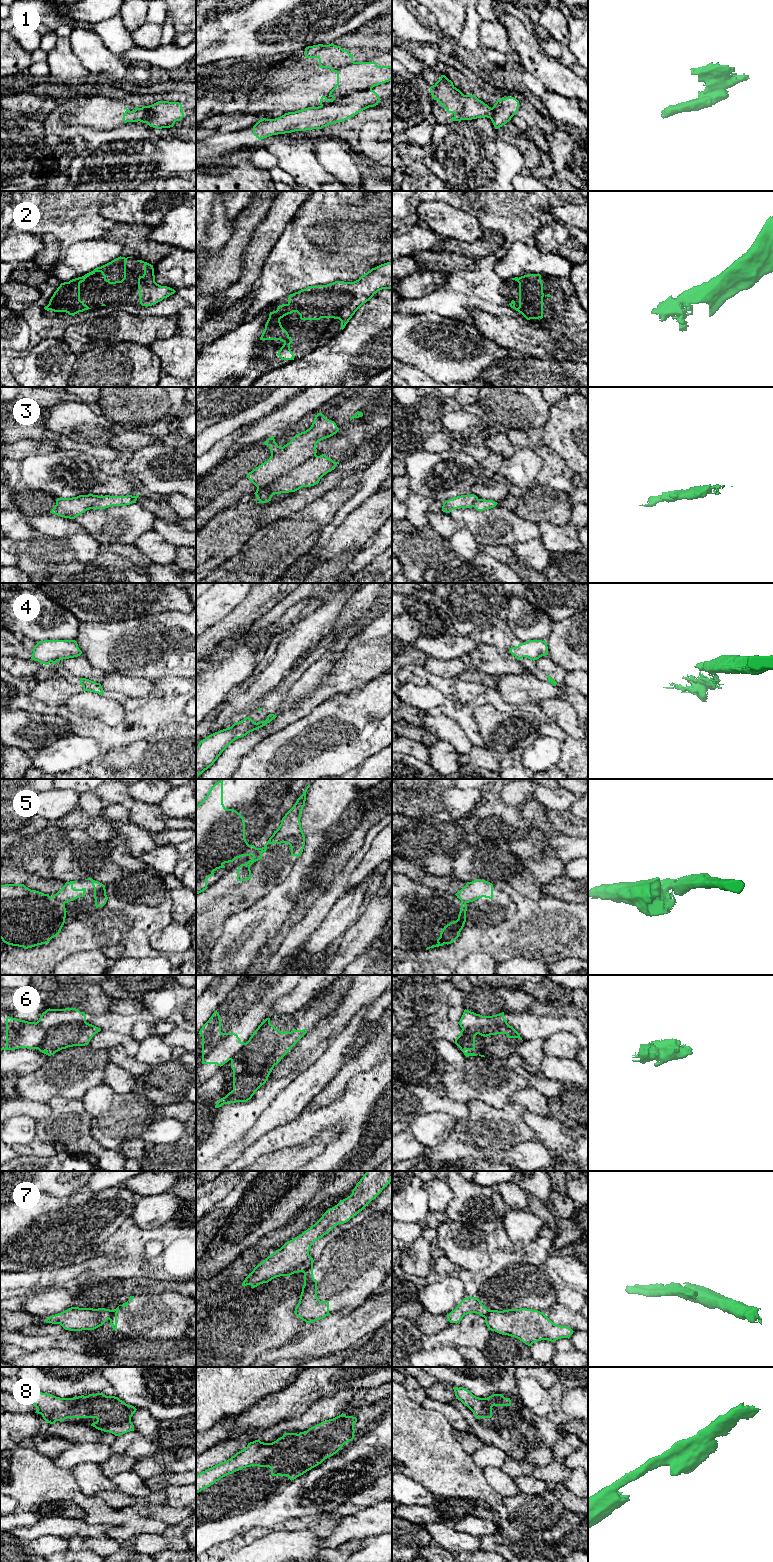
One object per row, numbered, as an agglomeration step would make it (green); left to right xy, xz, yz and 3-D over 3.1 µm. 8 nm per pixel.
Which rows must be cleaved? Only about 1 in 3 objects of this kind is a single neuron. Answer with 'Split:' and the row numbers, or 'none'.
Split: 1, 3, 4, 5, 6, 7

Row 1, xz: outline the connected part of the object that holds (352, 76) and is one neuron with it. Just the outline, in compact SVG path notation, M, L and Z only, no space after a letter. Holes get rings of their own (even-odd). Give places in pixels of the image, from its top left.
M333 43L308 46L305 48L305 57L318 58L320 68L329 68L332 72L337 73L337 84L329 93L329 96L333 99L328 100L326 96L322 96L320 105L332 103L336 99L354 91L372 89L392 79L392 66L378 66L376 62L354 62L353 55L348 50L343 50L340 46L336 46Z

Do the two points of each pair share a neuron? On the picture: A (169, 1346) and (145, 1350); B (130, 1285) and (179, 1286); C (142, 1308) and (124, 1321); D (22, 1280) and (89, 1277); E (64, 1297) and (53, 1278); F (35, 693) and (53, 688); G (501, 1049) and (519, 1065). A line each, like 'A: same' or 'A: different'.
A: same
B: same
C: same
D: different
E: different
F: same
G: different

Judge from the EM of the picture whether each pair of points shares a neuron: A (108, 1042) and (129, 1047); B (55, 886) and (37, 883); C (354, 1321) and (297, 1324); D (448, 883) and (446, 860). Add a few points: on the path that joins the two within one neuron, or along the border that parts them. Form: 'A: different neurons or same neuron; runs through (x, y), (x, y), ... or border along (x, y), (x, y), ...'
A: same neuron; runs through (113, 1041), (124, 1042)
B: same neuron; runs through (51, 886), (41, 884)
C: different neurons; border along (307, 1324), (290, 1340)
D: different neurons; border along (427, 873), (450, 875), (466, 882)

